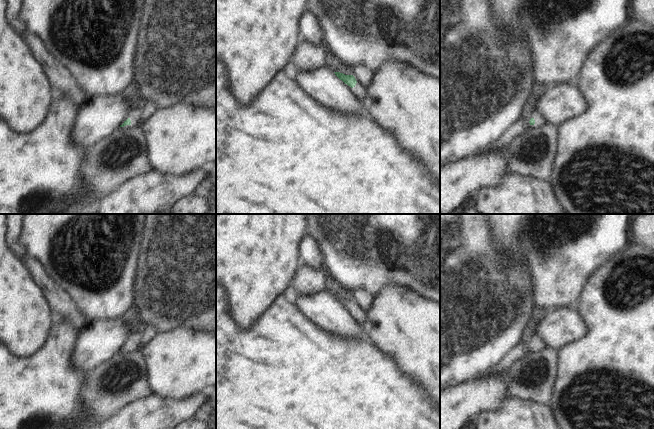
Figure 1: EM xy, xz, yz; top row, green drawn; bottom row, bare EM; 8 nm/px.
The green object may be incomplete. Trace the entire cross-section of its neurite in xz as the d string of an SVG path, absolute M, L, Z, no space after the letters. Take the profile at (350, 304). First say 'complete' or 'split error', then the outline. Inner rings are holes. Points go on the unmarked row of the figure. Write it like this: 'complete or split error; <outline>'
split error; M340 296L334 297L340 304L352 312L351 316L357 323L362 324L366 321L366 311L357 306L353 299L345 299Z

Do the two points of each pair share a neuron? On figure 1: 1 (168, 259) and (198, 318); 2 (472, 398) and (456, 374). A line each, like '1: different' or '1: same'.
1: same
2: different

